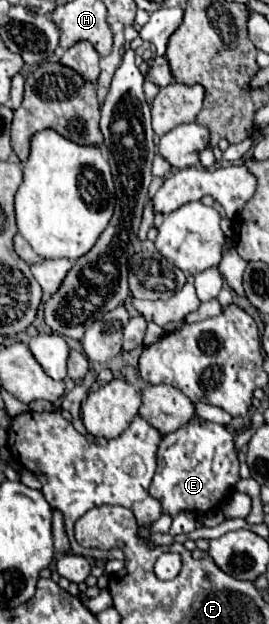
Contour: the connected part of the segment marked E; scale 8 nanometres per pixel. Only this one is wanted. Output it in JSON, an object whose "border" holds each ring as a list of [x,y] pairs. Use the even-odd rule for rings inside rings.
{"border":[[[193,419],[189,425],[163,437],[157,451],[157,471],[149,485],[149,495],[161,503],[165,515],[191,511],[205,515],[223,505],[235,489],[239,477],[239,459],[233,451],[233,435],[217,423]]]}

